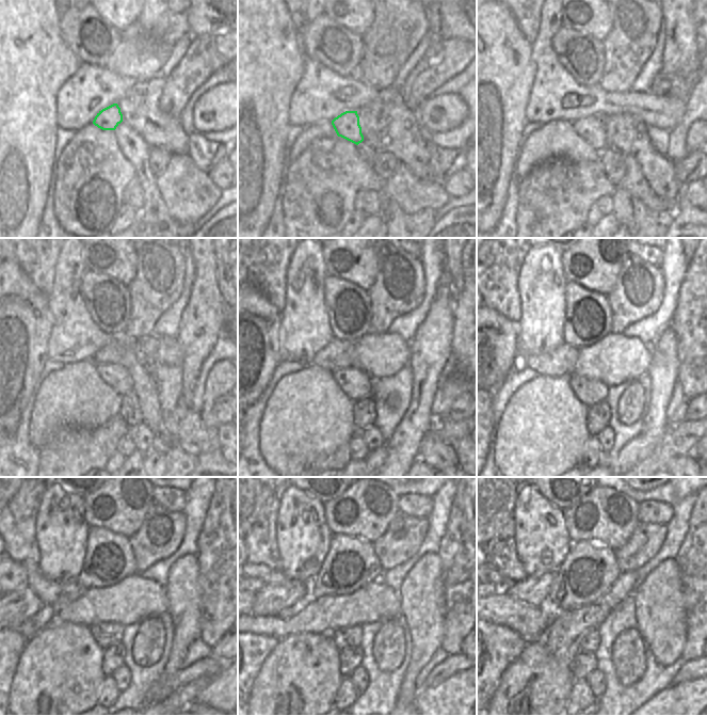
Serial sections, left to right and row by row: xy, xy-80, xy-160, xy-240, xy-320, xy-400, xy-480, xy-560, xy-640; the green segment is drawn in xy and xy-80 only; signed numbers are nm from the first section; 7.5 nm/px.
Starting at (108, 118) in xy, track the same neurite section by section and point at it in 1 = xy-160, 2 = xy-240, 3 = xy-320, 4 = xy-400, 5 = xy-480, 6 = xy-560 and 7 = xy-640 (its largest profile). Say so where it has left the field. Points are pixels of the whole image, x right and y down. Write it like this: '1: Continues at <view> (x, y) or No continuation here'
1: Continues at xy-160 (591, 128)
2: Continues at xy-240 (115, 376)
3: Continues at xy-320 (356, 384)
4: Continues at xy-400 (589, 392)
5: Continues at xy-480 (106, 634)
6: Continues at xy-560 (347, 637)
7: Continues at xy-640 (590, 642)

